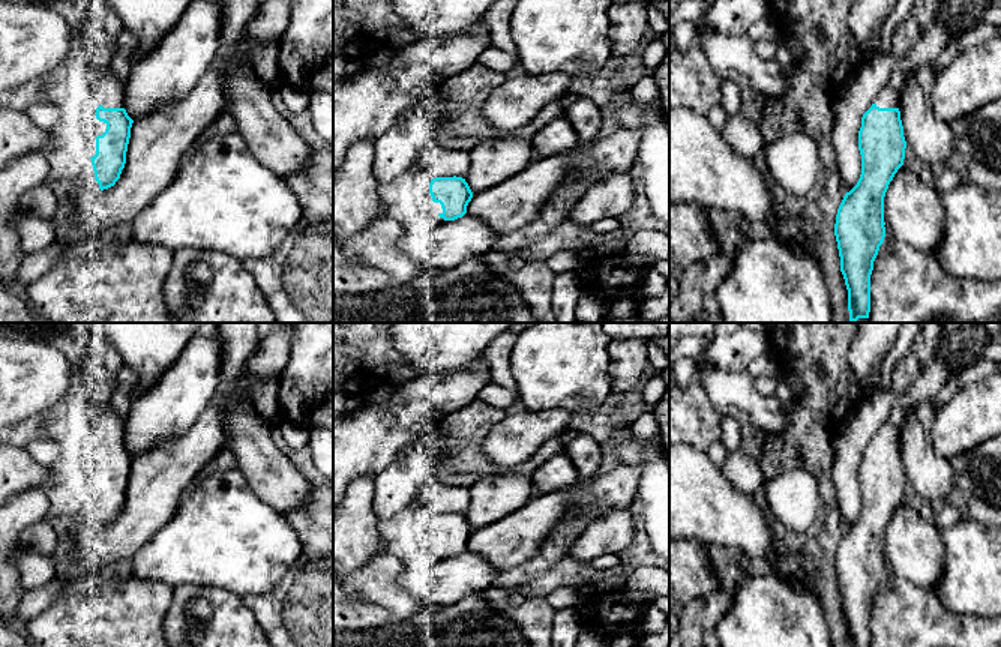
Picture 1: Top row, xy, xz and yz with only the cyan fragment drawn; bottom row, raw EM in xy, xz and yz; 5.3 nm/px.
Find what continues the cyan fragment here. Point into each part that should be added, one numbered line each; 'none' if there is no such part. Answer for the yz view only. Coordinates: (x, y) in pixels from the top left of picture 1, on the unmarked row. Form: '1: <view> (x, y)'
1: yz (935, 374)

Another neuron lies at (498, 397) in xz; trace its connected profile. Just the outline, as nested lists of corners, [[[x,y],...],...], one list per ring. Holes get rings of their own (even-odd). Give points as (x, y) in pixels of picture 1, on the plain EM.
[[[489,381],[479,392],[479,398],[495,408],[507,410],[518,398],[518,395],[494,381]]]

